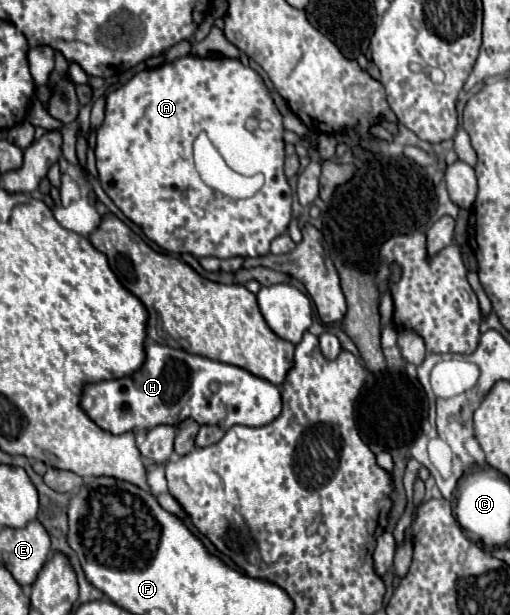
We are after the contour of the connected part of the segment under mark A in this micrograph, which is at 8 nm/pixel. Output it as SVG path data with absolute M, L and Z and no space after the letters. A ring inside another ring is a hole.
M188 54L170 64L142 70L122 88L108 94L106 118L96 132L98 180L124 216L138 224L150 240L168 252L188 252L196 258L264 256L270 252L270 242L284 234L292 220L292 190L284 176L282 134L282 114L274 106L270 90L256 70L224 56L200 58ZM200 132L210 136L210 142L222 158L226 158L230 168L242 168L244 174L262 172L266 176L266 184L254 198L232 200L200 180L192 160L192 142Z

